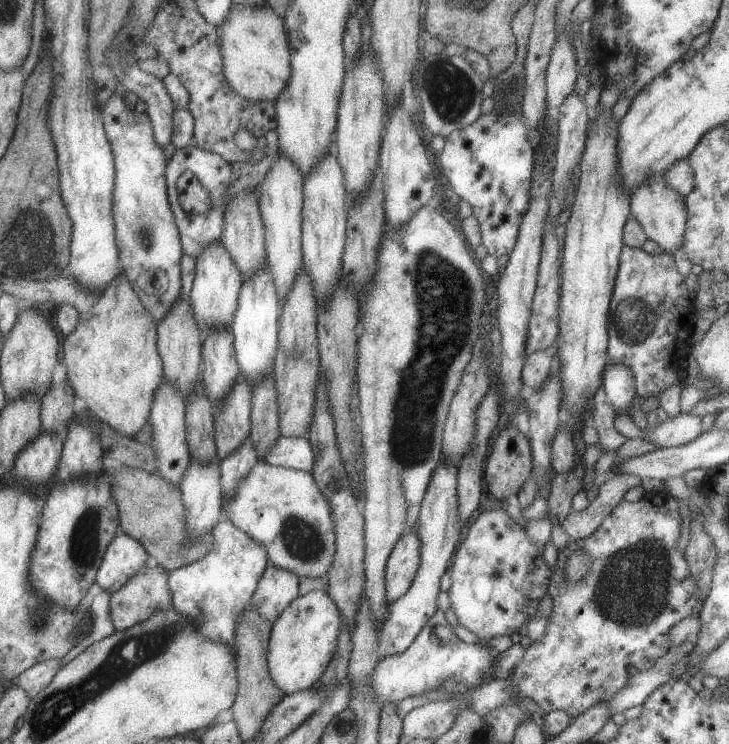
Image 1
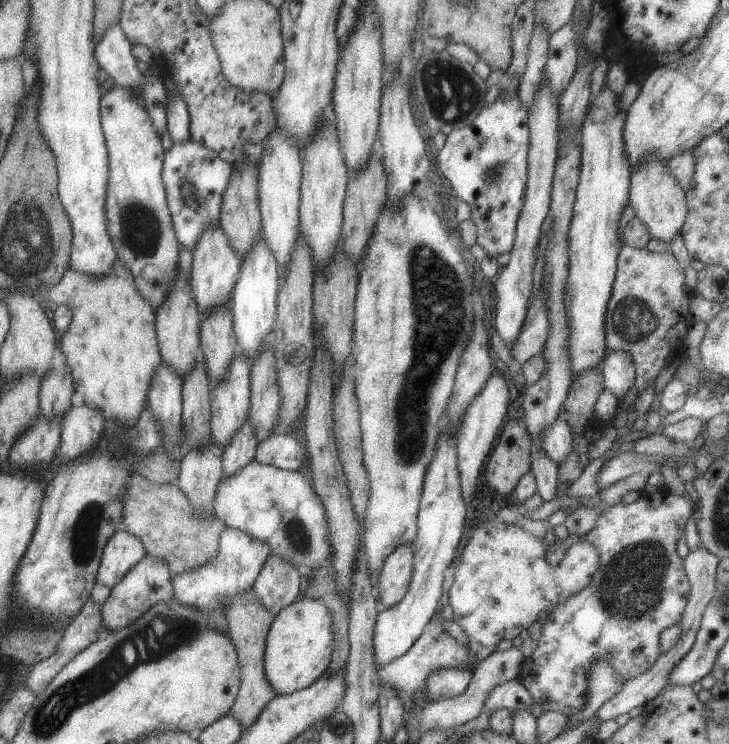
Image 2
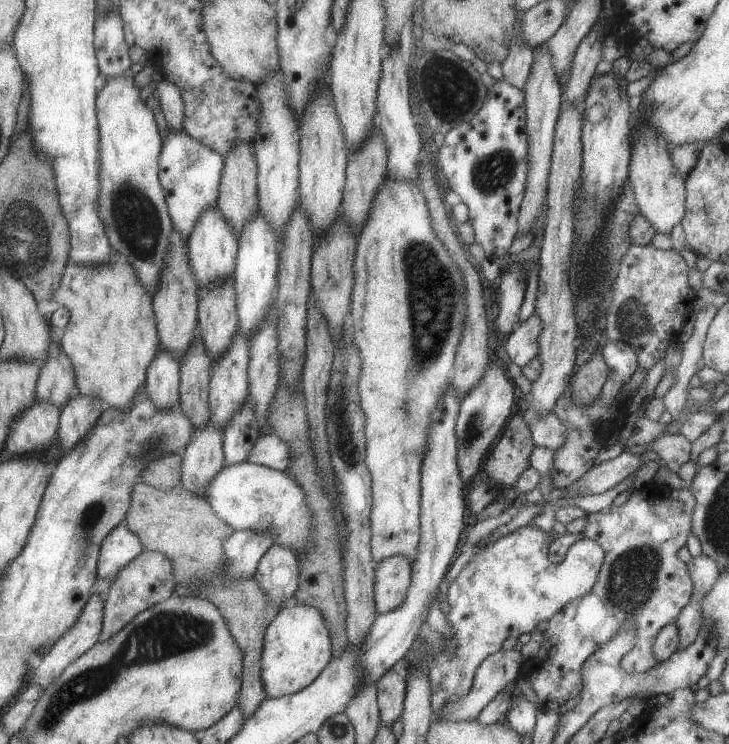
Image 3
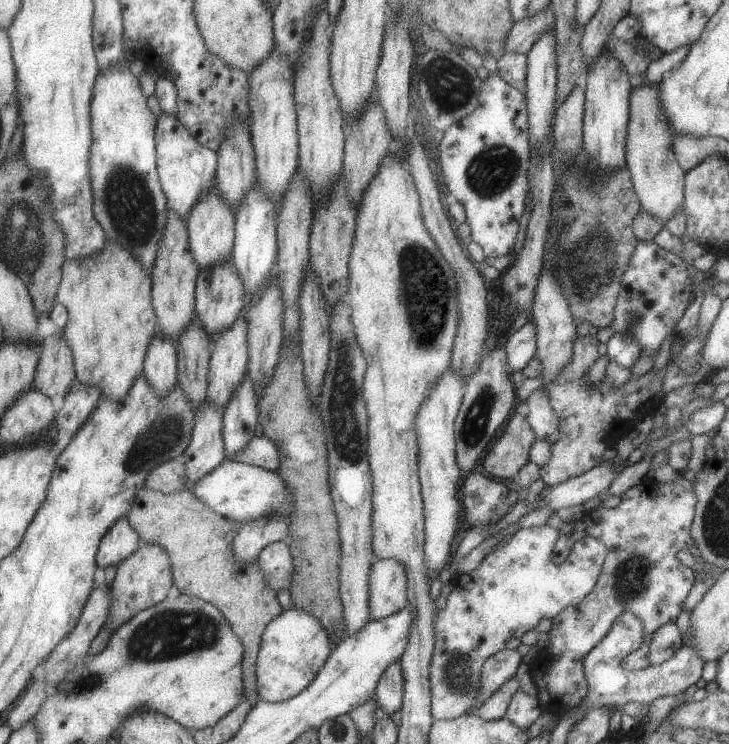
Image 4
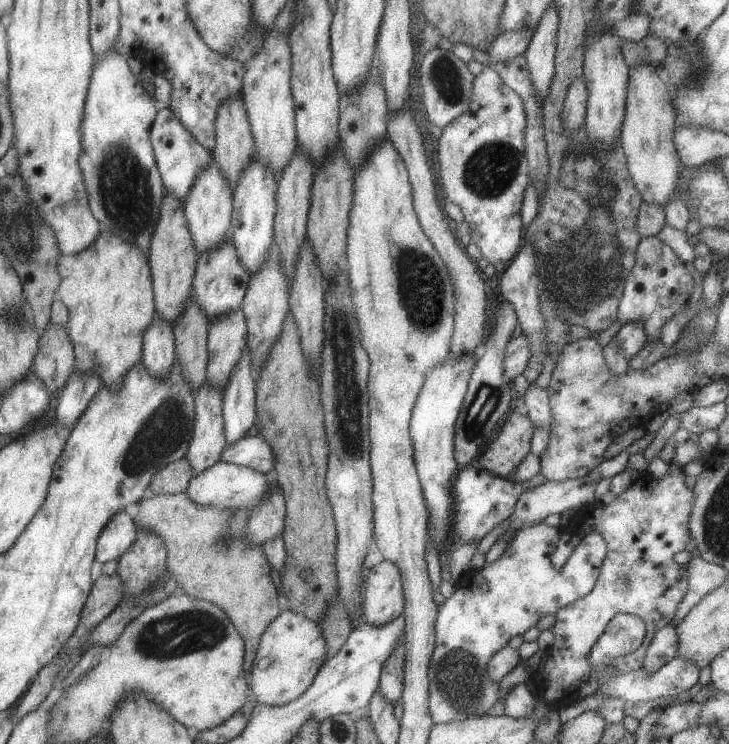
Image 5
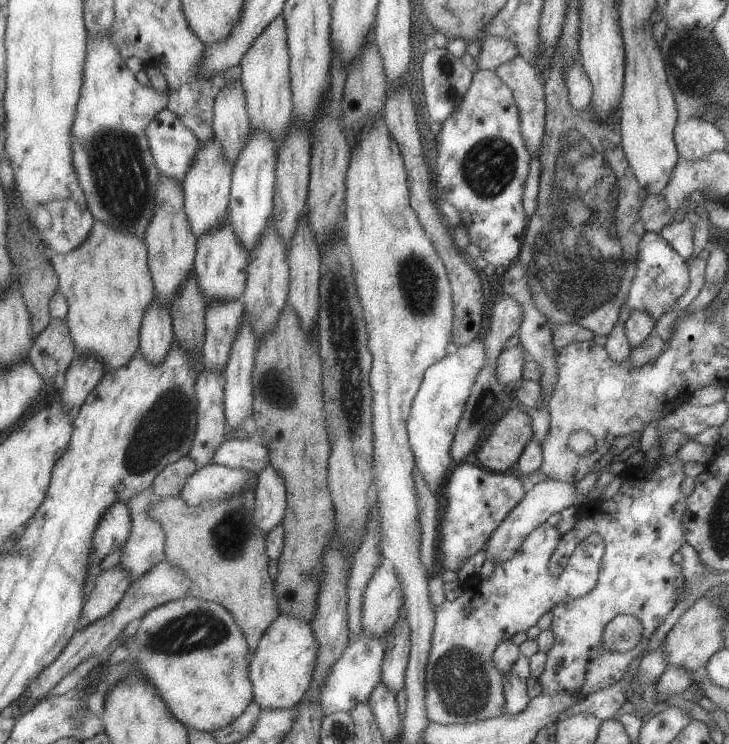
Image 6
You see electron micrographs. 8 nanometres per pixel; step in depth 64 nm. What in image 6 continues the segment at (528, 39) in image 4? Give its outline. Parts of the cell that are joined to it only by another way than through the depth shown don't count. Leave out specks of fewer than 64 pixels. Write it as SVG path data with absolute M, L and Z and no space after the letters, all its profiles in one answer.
M488 36L480 44L478 56L475 56L473 60L476 64L476 71L495 70L497 66L517 55L517 48L513 46L513 42L505 38Z

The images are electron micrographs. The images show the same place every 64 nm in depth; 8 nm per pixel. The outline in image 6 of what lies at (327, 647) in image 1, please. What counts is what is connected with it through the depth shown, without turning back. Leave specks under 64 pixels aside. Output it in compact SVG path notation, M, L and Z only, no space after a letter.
M278 615L265 628L248 662L252 700L265 710L287 710L297 705L311 684L317 648L319 644L305 620Z

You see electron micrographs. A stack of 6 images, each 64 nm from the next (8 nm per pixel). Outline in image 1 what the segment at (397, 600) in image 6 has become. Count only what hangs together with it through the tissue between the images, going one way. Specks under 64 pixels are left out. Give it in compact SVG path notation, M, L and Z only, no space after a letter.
M415 530L404 533L388 555L384 573L386 601L393 603L410 588L420 564L420 547Z

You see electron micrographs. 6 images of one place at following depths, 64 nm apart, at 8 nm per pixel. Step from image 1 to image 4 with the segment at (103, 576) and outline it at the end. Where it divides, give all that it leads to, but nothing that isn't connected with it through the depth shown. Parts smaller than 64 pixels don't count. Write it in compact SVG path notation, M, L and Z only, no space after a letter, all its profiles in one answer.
M126 516L109 526L109 530L101 536L95 555L96 566L103 570L107 566L117 566L127 556L131 556L139 548L140 538L129 526Z

